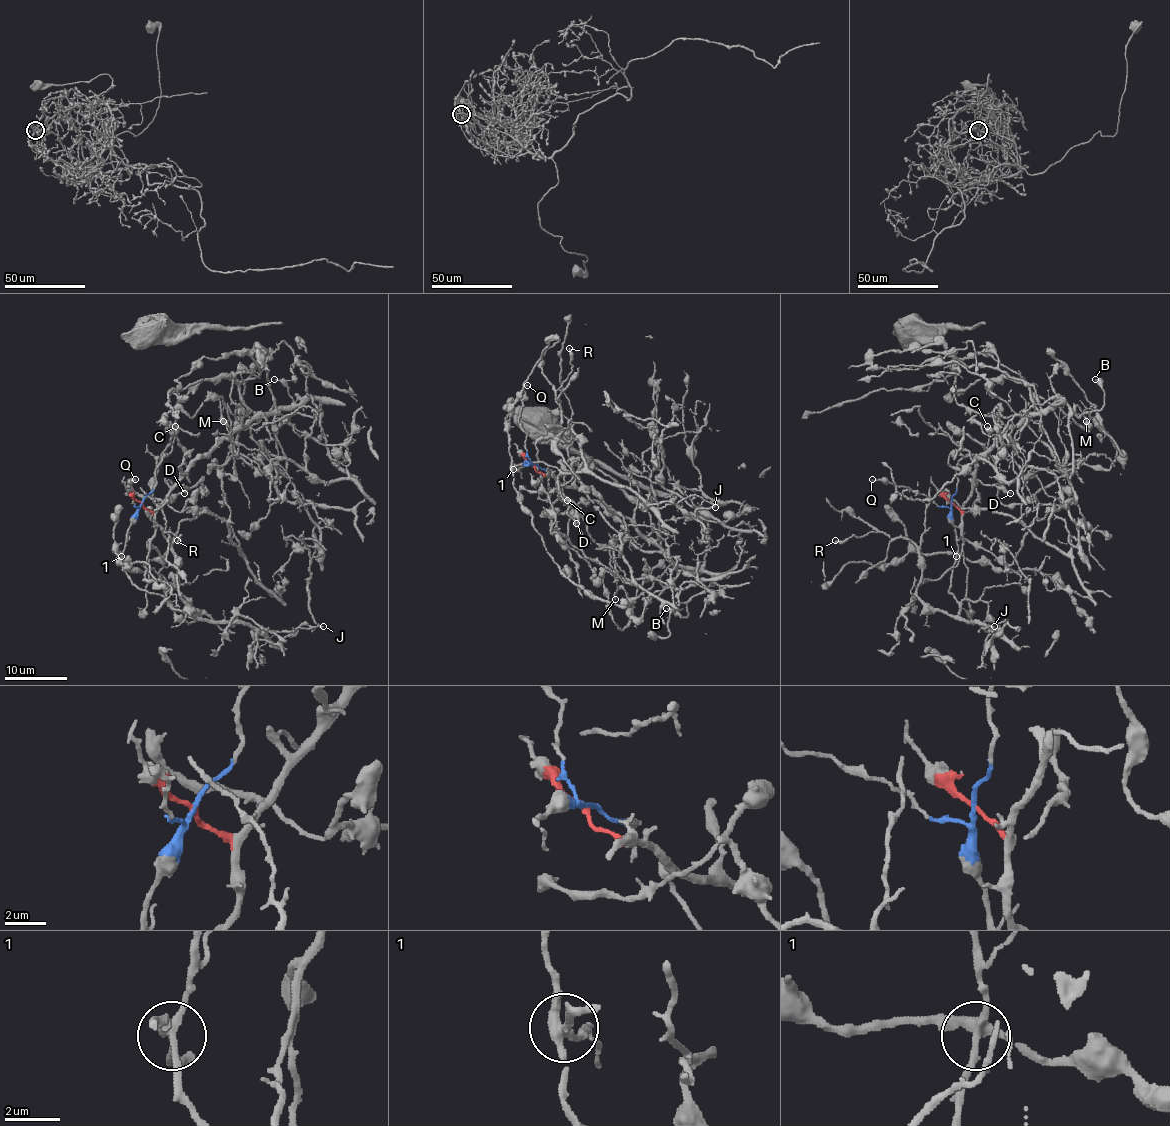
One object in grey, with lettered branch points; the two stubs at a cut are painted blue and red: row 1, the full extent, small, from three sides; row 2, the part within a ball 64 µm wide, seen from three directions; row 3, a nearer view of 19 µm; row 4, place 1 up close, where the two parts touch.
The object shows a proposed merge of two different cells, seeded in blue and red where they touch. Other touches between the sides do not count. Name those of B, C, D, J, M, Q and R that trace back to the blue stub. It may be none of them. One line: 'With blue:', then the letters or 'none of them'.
With blue: C, J, Q, R

